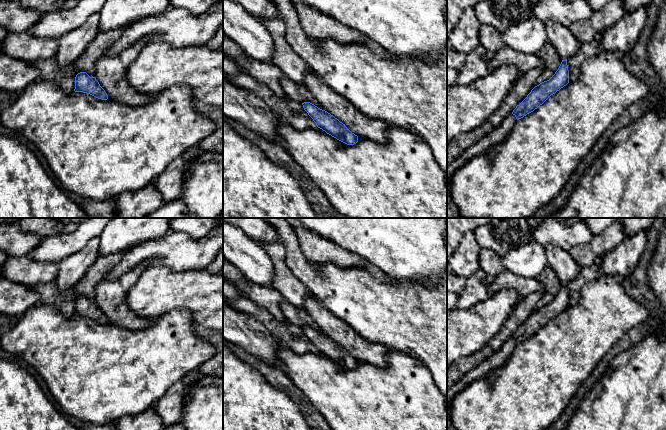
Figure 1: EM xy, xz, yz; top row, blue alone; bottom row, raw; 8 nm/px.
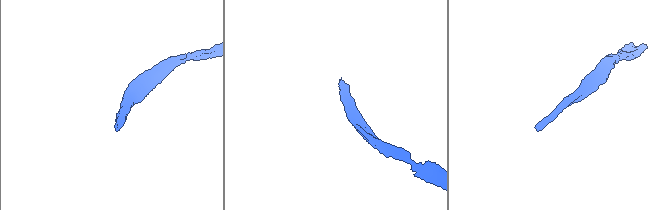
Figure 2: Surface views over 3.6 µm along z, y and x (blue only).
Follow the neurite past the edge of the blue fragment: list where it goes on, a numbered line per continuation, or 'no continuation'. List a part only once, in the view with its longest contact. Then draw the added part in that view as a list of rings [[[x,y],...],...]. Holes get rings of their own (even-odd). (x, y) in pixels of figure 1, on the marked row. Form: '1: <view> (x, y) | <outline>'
1: yz (498, 134) | [[[510,114],[497,128],[469,147],[447,166],[447,180],[473,157],[486,152],[493,145],[502,142],[515,125],[517,119]]]

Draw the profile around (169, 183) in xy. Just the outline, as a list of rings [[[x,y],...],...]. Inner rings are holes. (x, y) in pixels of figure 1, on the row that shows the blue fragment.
[[[198,146],[192,147],[171,162],[165,171],[153,182],[164,203],[180,198],[189,165],[204,152]]]

